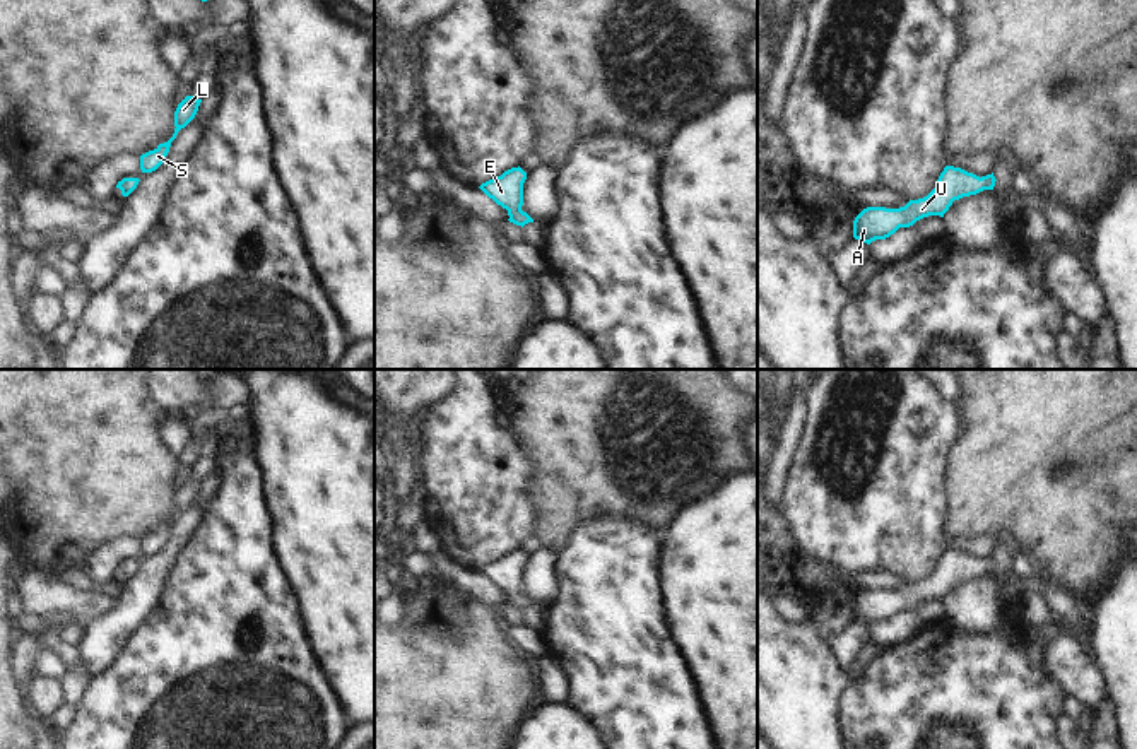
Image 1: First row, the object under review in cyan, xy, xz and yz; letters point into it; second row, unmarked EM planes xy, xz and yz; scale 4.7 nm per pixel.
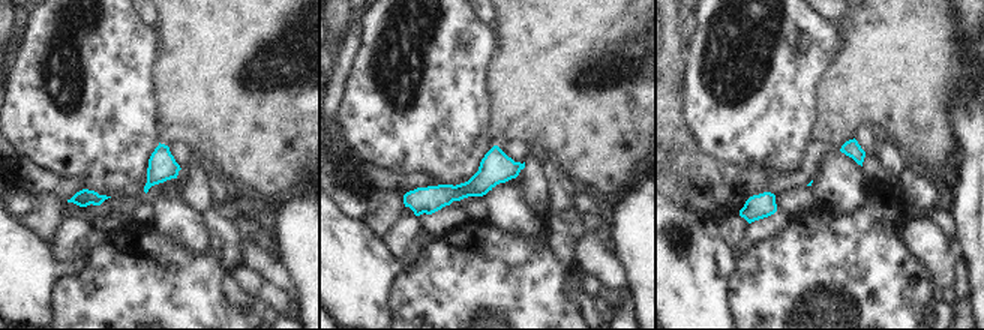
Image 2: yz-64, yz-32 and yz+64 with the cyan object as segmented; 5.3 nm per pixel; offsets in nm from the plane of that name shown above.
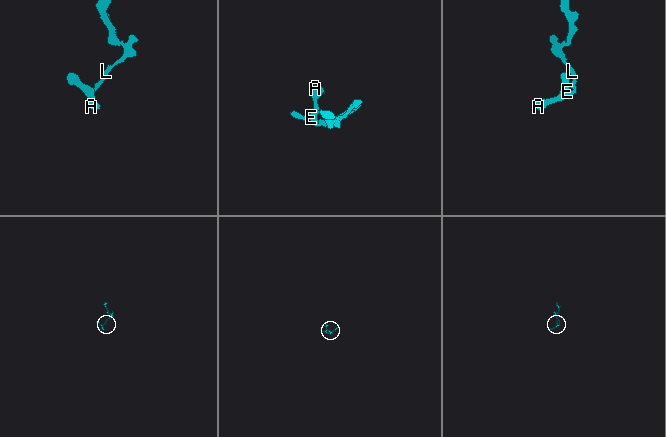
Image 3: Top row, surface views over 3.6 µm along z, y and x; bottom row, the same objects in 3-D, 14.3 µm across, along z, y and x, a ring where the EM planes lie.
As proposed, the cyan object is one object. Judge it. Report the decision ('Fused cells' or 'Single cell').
Single cell.

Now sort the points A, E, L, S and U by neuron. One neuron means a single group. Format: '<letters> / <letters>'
A E L S U

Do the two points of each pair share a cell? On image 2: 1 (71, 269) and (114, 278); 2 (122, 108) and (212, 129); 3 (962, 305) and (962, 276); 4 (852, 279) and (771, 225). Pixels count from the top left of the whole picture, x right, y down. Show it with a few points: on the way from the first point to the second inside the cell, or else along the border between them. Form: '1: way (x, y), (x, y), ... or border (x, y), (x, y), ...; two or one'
1: border (84, 248), (84, 266), (63, 275), (51, 290); two
2: border (153, 81), (155, 128), (161, 141); two
3: way (962, 297), (962, 284); one
4: border (794, 216), (777, 233), (750, 249); two

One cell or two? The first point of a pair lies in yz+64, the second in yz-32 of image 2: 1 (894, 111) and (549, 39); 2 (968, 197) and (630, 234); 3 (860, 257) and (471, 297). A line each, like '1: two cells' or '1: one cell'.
1: one cell
2: one cell
3: one cell

